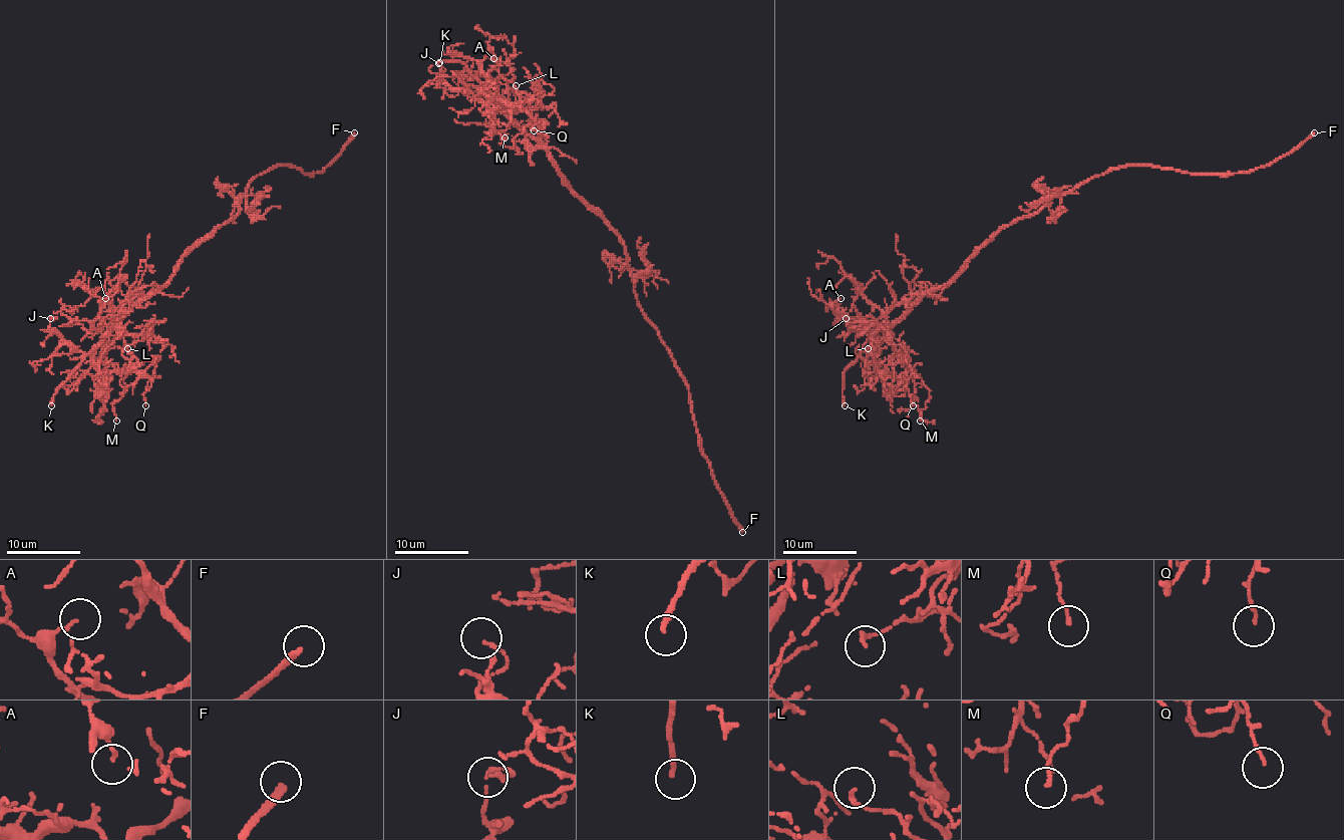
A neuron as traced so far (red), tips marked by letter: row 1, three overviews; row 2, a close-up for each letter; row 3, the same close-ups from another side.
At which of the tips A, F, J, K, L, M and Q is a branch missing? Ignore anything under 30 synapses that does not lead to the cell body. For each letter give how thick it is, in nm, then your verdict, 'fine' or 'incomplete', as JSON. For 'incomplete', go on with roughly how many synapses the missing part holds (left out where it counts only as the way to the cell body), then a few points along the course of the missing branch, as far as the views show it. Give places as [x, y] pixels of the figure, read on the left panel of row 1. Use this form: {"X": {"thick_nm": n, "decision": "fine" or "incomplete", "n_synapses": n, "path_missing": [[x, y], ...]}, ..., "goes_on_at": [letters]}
{"A": {"thick_nm": 110, "decision": "fine"}, "F": {"thick_nm": 240, "decision": "incomplete", "n_synapses": 100}, "J": {"thick_nm": 130, "decision": "fine"}, "K": {"thick_nm": 190, "decision": "incomplete", "path_missing": [[51, 405], [66, 405], [114, 368], [97, 401]]}, "L": {"thick_nm": 150, "decision": "fine"}, "M": {"thick_nm": 110, "decision": "fine"}, "Q": {"thick_nm": 100, "decision": "fine"}, "goes_on_at": ["F", "K"]}

